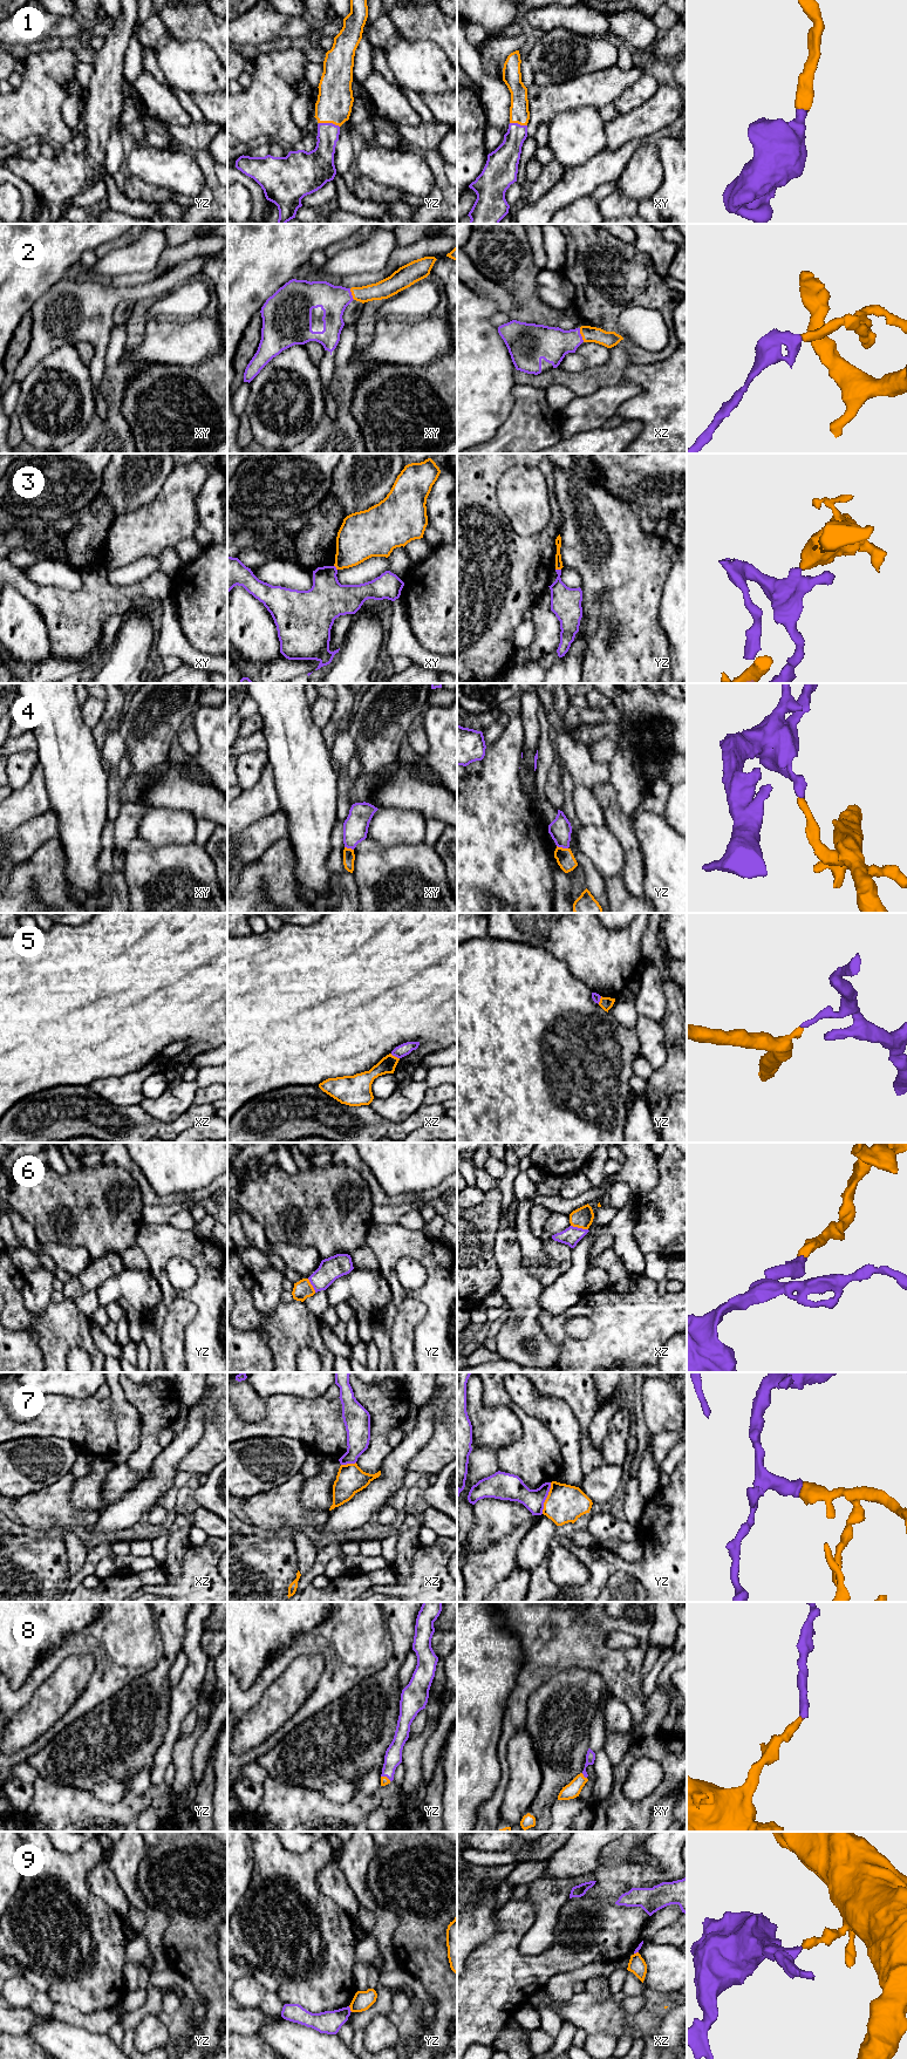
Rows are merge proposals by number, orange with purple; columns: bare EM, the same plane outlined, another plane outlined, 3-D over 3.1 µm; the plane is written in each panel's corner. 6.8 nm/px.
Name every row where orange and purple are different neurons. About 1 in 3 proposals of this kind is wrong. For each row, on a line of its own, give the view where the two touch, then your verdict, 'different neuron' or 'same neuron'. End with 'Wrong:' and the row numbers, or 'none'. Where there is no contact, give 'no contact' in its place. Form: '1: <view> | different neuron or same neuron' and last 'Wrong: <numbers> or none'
1: yz | same neuron
2: xz | same neuron
3: yz | different neuron
4: yz | different neuron
5: xz | different neuron
6: xz | same neuron
7: yz | different neuron
8: xy | same neuron
9: yz | different neuron
Wrong: 3, 4, 5, 7, 9

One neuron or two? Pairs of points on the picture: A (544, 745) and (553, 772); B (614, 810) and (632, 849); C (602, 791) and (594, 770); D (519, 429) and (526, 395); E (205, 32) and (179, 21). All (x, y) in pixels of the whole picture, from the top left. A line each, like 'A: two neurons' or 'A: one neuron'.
A: two neurons
B: one neuron
C: two neurons
D: one neuron
E: one neuron

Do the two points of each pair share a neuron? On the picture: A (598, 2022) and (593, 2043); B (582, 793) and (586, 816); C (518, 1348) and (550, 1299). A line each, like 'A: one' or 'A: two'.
A: two
B: one
C: two

